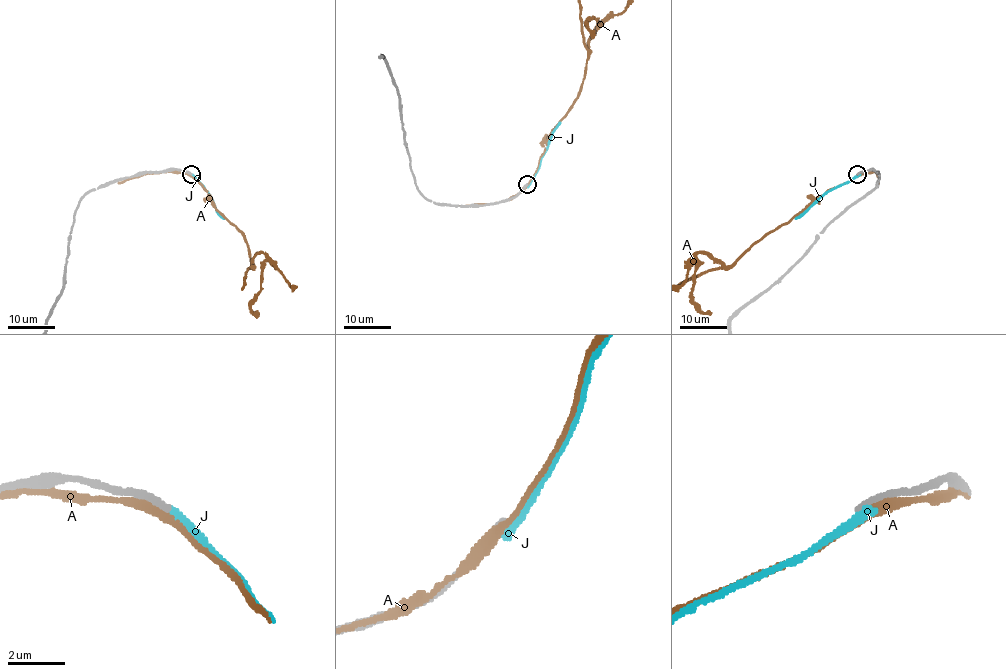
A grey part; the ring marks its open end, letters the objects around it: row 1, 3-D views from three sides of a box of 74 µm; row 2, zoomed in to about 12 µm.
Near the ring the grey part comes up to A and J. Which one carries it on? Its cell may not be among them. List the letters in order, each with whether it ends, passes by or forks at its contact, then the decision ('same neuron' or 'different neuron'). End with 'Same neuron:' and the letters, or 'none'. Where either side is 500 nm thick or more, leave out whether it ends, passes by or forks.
A: it passes by | different neuron
J: it ends | different neuron
Same neuron: none

